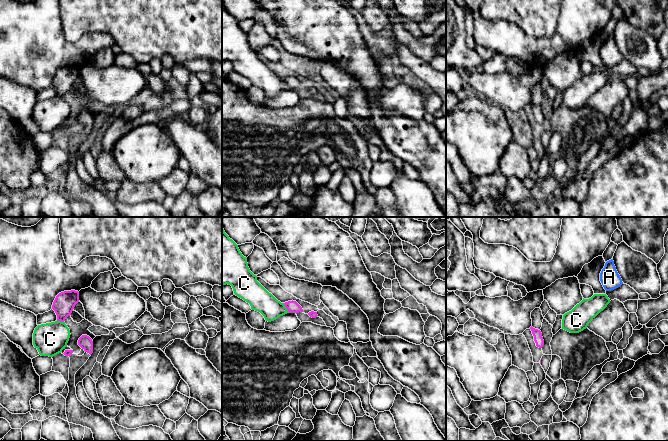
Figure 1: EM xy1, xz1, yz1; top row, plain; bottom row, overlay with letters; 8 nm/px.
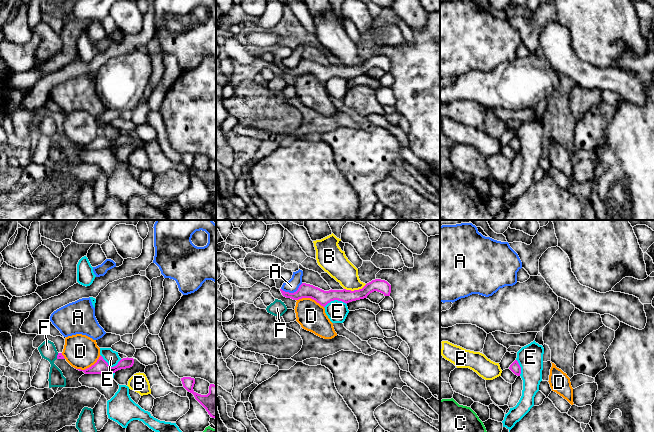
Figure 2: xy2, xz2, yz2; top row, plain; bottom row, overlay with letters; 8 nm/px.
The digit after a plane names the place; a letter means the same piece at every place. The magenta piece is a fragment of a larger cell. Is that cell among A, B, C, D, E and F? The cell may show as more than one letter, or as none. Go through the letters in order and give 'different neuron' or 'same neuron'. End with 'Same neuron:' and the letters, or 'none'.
A: different neuron
B: different neuron
C: different neuron
D: different neuron
E: different neuron
F: different neuron
Same neuron: none

